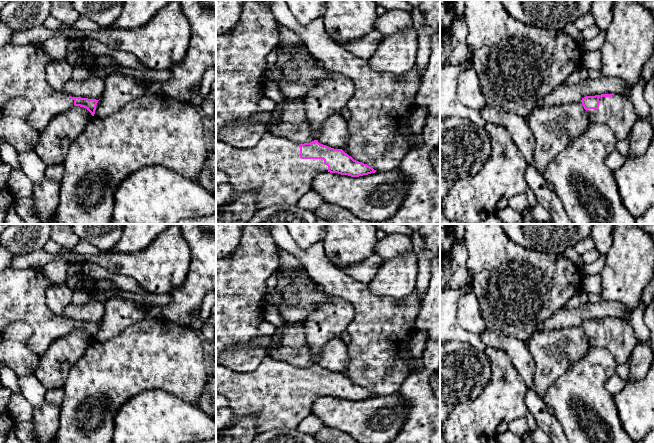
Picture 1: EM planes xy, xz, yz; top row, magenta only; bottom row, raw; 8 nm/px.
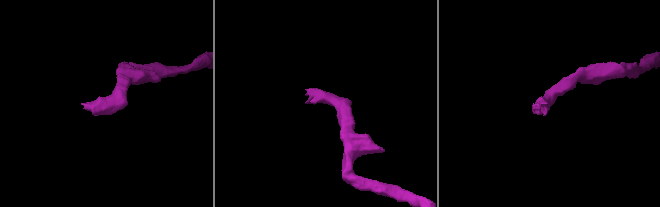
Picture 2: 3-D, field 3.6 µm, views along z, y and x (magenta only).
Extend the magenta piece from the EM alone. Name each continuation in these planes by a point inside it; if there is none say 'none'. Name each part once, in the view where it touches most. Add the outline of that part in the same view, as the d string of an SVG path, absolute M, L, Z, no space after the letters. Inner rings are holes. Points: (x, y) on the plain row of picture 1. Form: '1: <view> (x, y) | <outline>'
1: xz (272, 392) | M268 354L256 369L247 373L216 364L216 393L225 396L229 401L229 407L234 412L231 426L241 417L255 415L259 433L272 429L298 428L300 422L312 413L315 399L328 396L328 390L323 383L301 383L299 368L276 361Z

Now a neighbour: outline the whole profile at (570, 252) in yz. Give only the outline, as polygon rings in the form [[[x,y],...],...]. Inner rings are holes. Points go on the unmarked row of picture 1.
[[[576,245],[567,247],[564,250],[563,255],[578,268],[581,268],[584,265],[582,256],[576,251]]]

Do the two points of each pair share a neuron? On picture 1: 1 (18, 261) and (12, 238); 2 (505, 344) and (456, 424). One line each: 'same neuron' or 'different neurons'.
1: different neurons
2: different neurons

